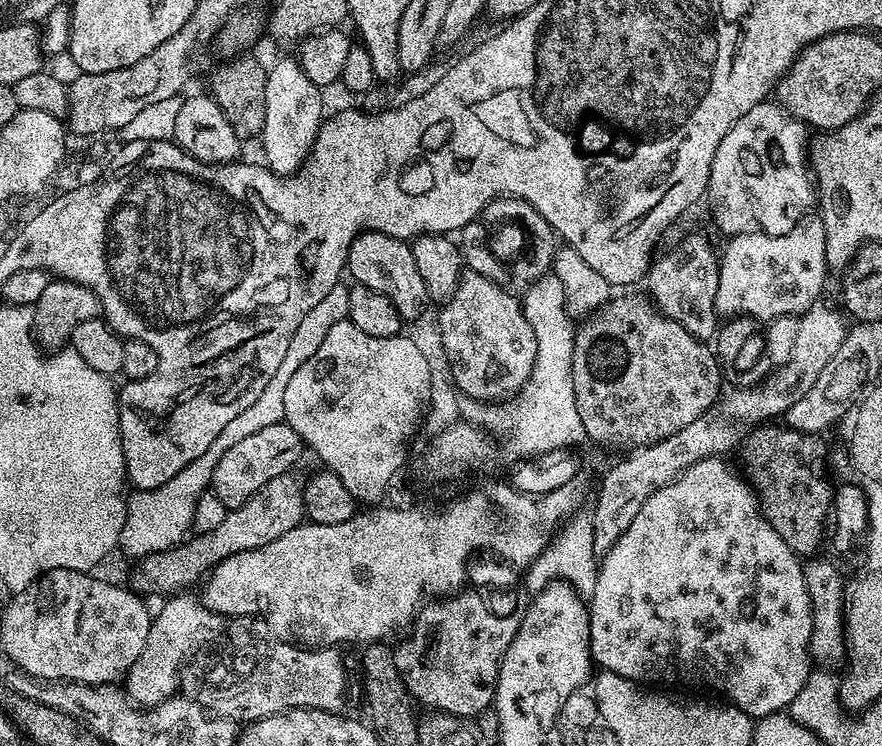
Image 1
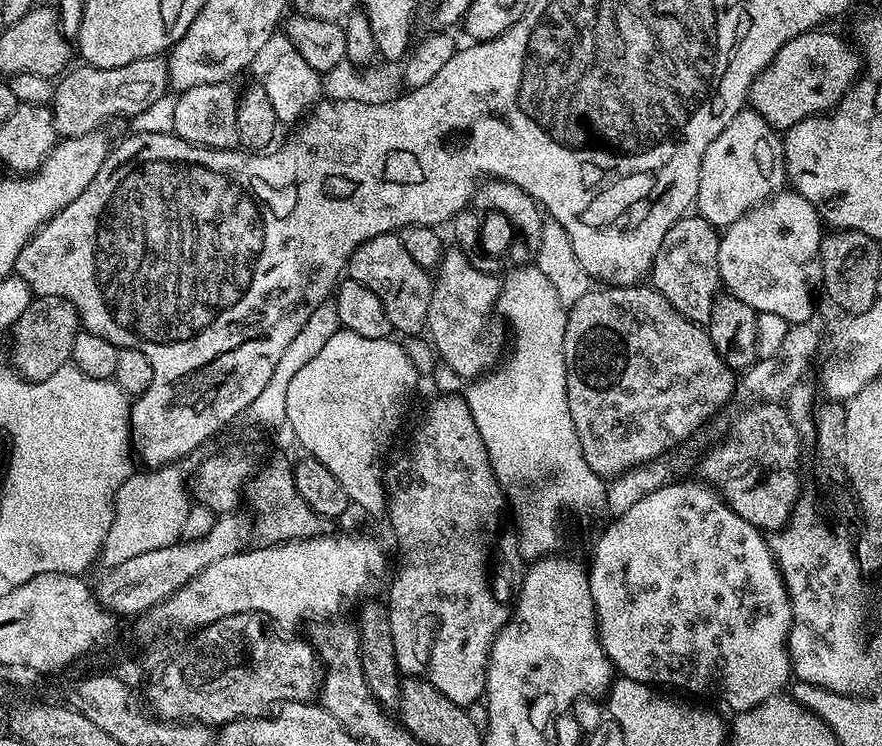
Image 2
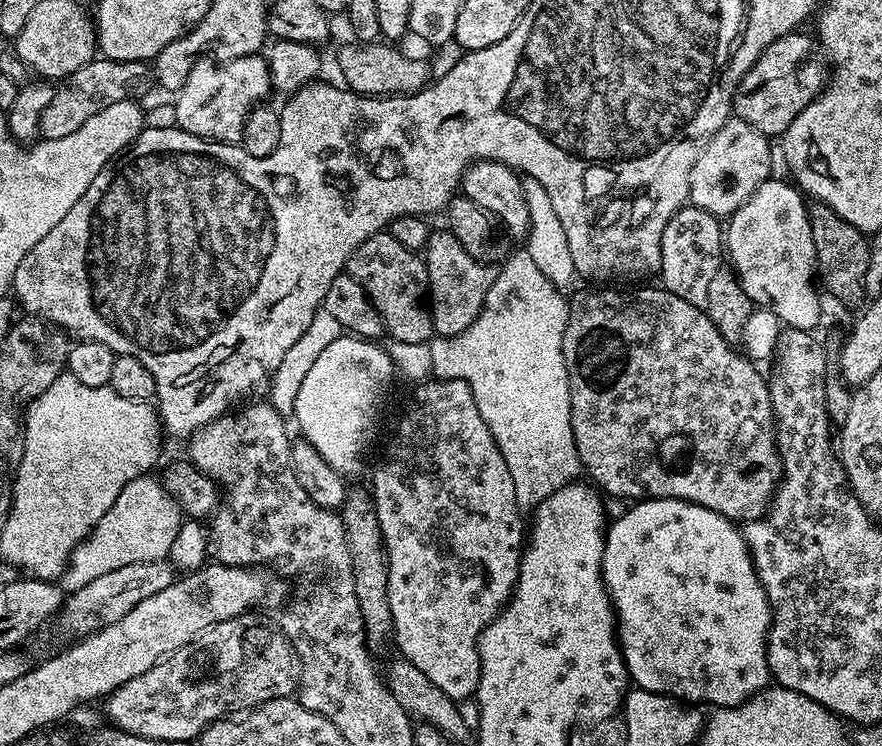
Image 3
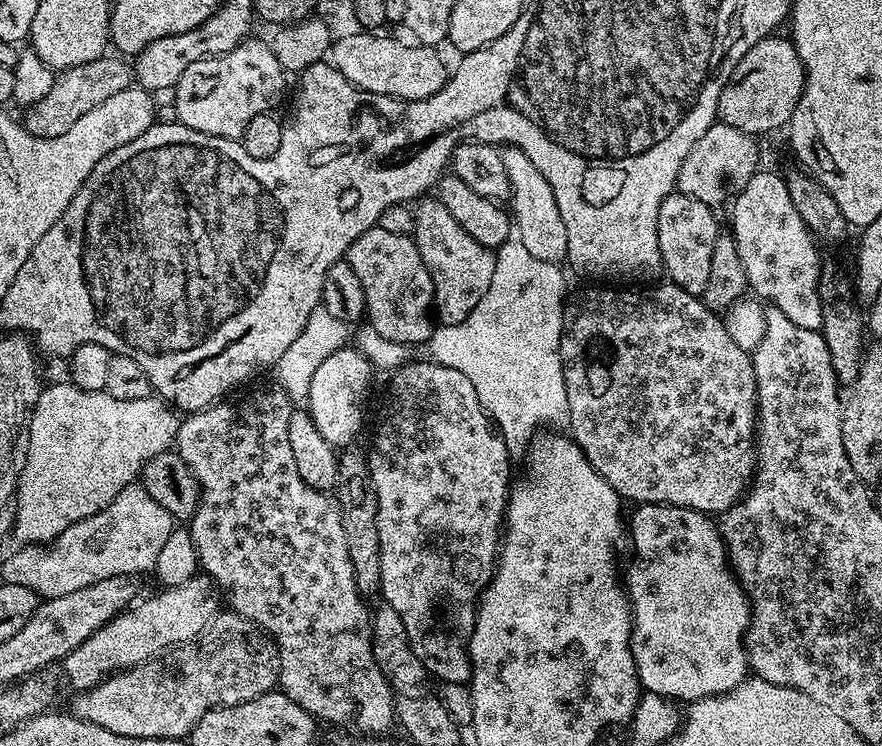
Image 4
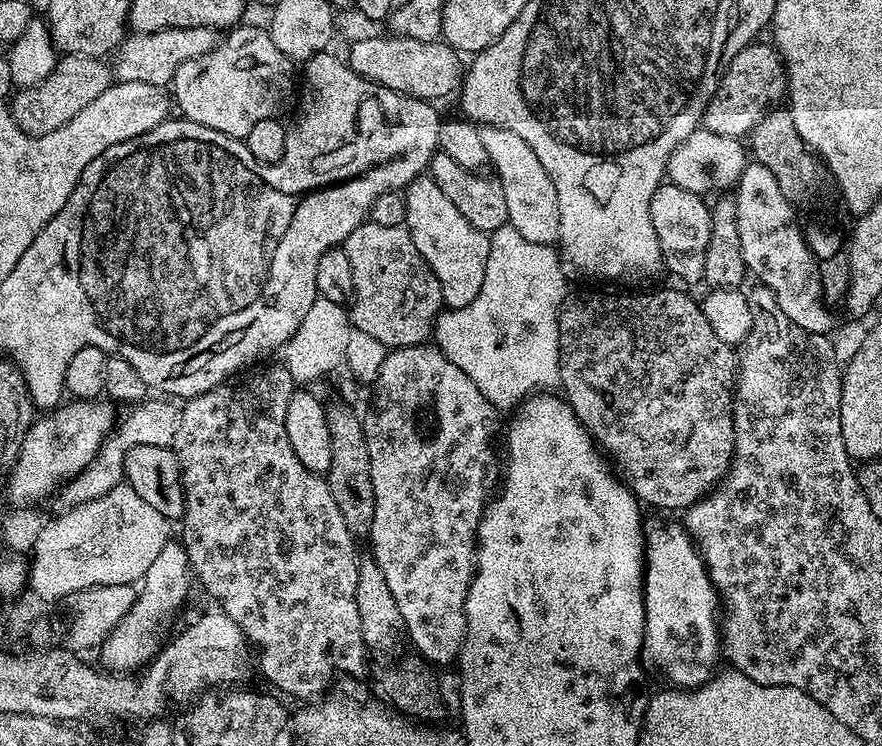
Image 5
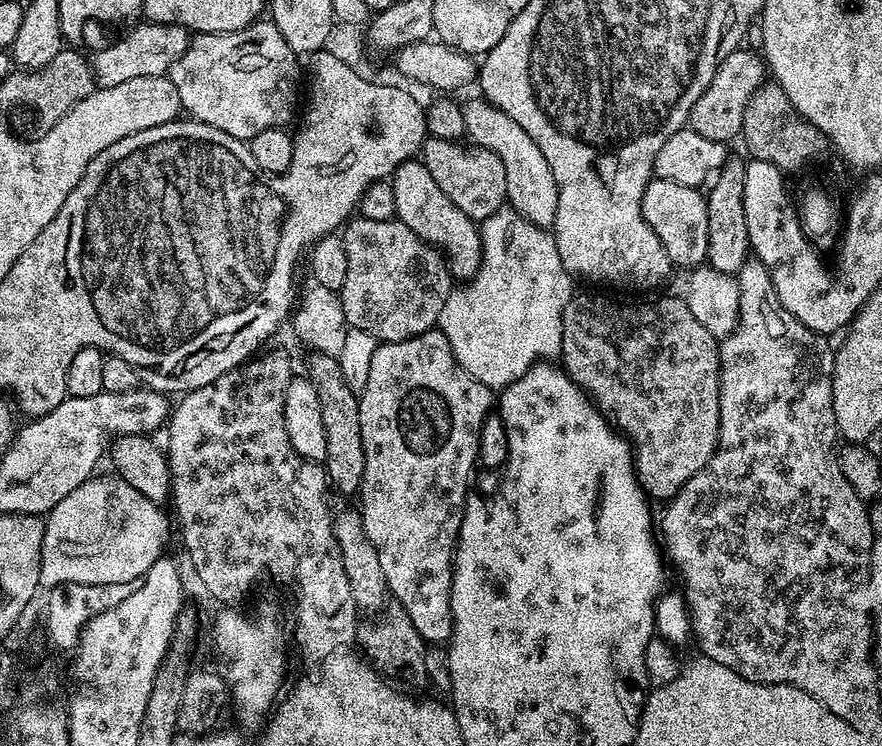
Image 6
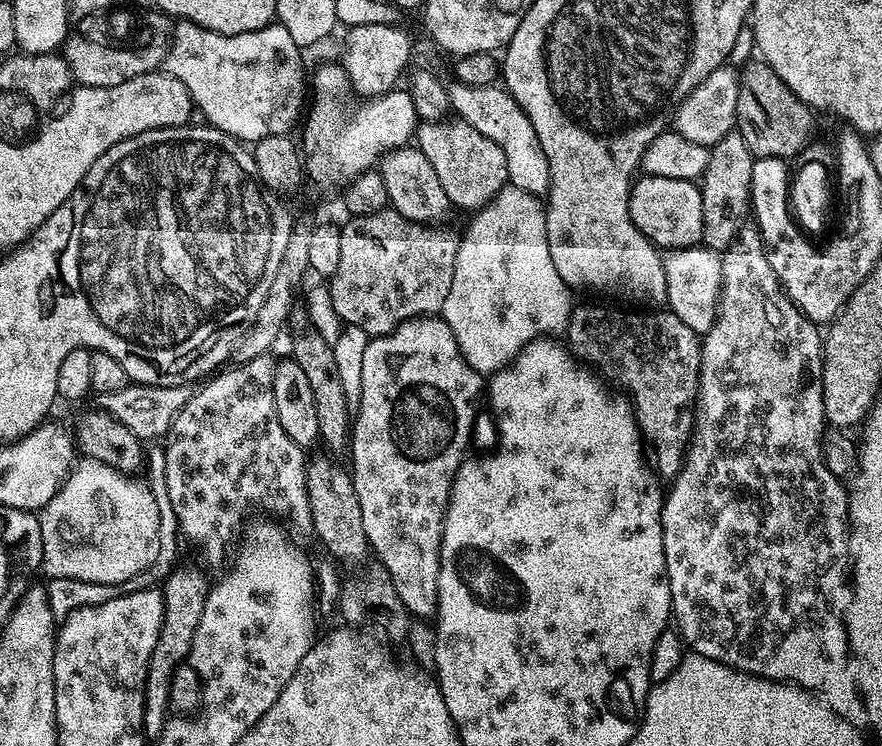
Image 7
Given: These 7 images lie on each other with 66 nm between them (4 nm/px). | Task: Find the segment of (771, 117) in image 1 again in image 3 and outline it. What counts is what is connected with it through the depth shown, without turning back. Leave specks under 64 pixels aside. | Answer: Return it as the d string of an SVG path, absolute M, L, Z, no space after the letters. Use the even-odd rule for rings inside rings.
M729 118L706 142L702 154L694 162L688 175L688 198L693 208L706 210L717 218L727 218L741 206L773 175L772 148L769 137L763 136L754 126Z

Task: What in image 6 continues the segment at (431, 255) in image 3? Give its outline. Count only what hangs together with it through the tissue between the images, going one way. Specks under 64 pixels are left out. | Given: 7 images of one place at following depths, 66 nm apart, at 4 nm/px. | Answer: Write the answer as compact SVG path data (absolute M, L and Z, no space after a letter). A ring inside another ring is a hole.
M419 159L407 160L405 164L396 167L391 177L394 190L394 206L396 207L395 219L400 220L425 244L440 249L448 261L448 272L453 281L467 282L475 276L480 259L482 258L482 242L477 221L472 220L446 194L438 187L438 182L426 170L426 166Z

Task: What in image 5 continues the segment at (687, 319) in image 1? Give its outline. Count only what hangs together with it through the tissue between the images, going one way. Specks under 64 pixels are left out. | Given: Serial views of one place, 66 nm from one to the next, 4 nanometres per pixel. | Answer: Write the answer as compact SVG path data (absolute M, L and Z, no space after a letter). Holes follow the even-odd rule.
M667 182L660 185L650 198L650 222L654 222L654 234L658 234L658 246L662 250L664 268L672 271L680 280L703 281L706 270L706 248L710 241L711 214L710 204L705 197L694 194L690 190L682 190L682 186L674 186Z

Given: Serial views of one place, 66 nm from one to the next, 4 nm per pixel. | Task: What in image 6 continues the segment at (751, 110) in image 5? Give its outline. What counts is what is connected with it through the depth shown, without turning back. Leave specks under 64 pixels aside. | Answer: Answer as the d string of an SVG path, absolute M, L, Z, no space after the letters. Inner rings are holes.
M737 50L716 67L714 78L710 78L710 86L694 102L692 113L688 115L688 124L702 138L710 138L721 142L729 142L741 135L744 130L744 115L750 98L766 82L766 65L759 55Z

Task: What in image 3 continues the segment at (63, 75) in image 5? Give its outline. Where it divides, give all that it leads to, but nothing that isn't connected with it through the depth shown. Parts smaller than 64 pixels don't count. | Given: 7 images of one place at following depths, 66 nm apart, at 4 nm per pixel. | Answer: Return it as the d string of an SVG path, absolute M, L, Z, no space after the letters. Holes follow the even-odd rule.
M97 58L82 66L82 70L74 70L74 74L64 77L62 83L53 91L50 106L42 112L40 119L40 136L45 140L66 138L66 134L74 134L86 118L98 114L110 102L122 102L139 97L144 83L150 80L150 68L144 62L118 62Z

